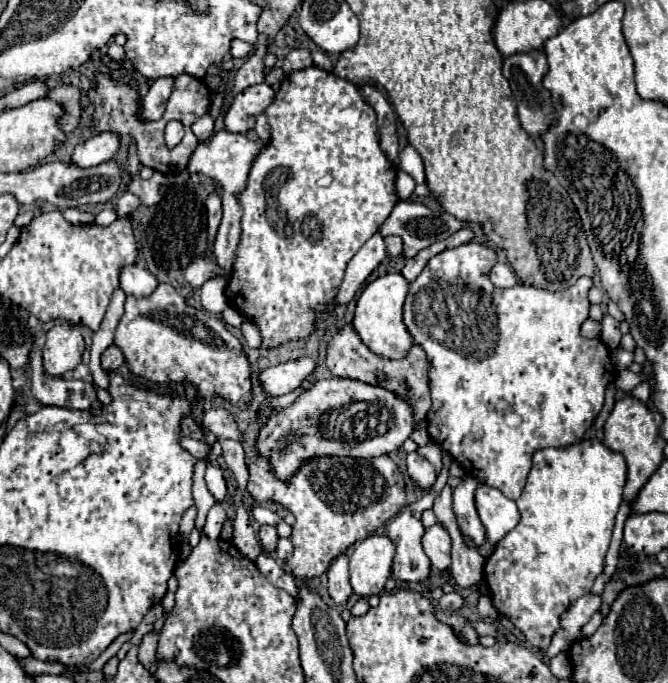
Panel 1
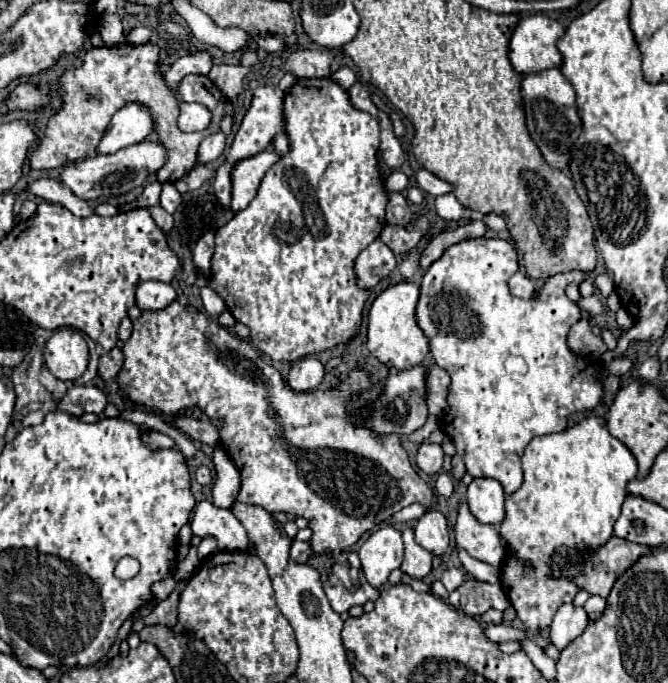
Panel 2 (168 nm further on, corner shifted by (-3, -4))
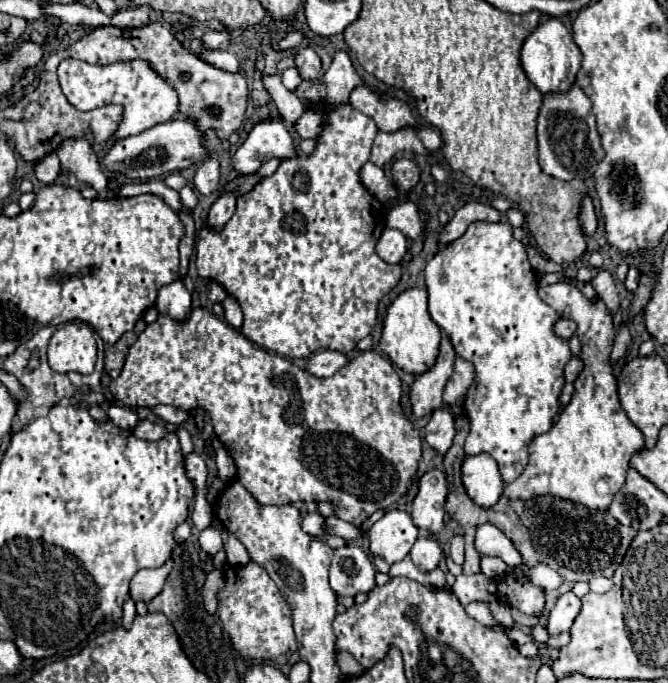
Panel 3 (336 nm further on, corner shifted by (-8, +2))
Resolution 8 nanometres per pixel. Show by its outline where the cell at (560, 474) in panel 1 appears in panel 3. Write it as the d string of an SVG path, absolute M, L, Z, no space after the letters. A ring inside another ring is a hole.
M556 282L552 286L538 288L538 294L562 318L576 322L578 330L574 334L582 342L582 354L578 358L584 362L584 370L574 380L572 400L562 410L558 422L546 434L536 436L530 442L530 462L524 468L520 478L516 478L512 484L506 484L504 496L530 500L530 498L540 496L540 494L554 494L554 496L560 496L564 500L580 502L592 510L608 510L614 494L624 486L630 456L644 448L644 434L630 422L630 418L626 416L626 412L622 410L620 400L618 400L618 386L616 386L616 378L612 374L612 364L610 364L610 352L612 352L612 344L614 344L612 314L608 312L606 304L600 298L596 302L590 302L574 284Z

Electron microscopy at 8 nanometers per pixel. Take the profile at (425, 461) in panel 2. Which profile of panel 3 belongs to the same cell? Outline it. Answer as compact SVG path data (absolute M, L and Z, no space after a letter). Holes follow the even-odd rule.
M442 404L436 412L432 412L426 424L426 442L440 454L452 446L452 438L456 434L454 416L458 410L462 410L460 404Z

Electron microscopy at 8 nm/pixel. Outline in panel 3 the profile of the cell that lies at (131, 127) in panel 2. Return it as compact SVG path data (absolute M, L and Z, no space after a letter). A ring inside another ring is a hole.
M136 58L126 62L116 62L108 66L94 66L80 60L64 60L58 66L58 78L64 96L82 111L90 111L107 104L122 104L124 118L116 130L116 138L126 138L140 134L160 122L170 120L178 112L178 92L160 76L148 60Z

